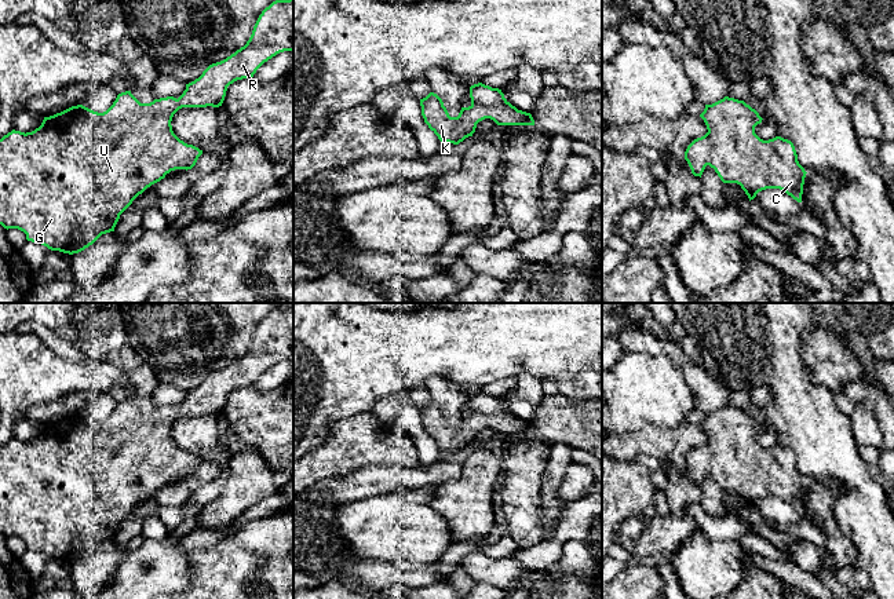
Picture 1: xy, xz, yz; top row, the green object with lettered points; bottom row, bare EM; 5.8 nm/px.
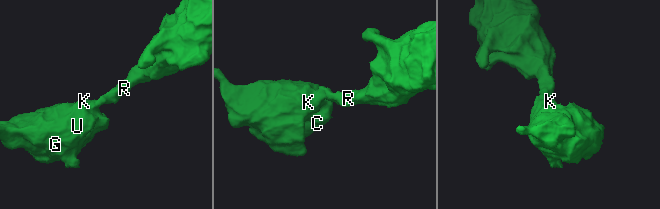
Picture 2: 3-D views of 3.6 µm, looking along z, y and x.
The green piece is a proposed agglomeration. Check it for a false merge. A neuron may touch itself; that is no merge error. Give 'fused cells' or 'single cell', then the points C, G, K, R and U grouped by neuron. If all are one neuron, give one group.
single cell; groups C G K R U

